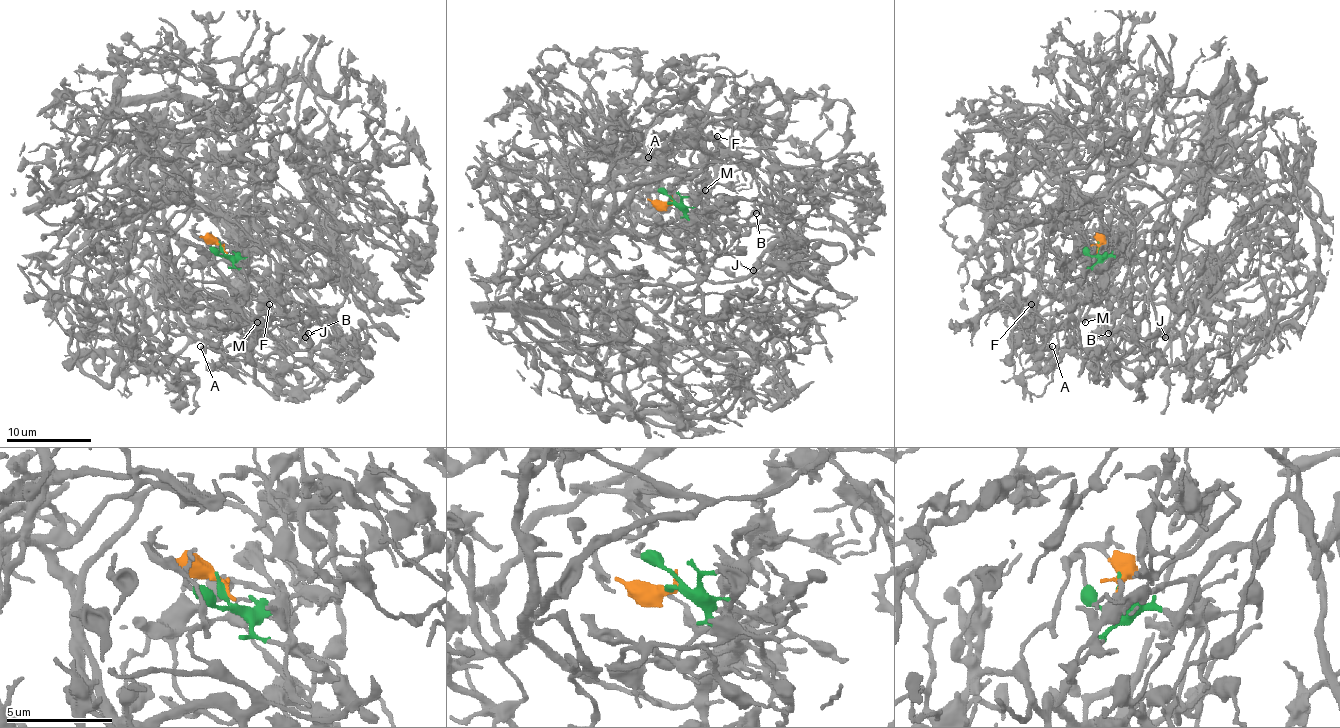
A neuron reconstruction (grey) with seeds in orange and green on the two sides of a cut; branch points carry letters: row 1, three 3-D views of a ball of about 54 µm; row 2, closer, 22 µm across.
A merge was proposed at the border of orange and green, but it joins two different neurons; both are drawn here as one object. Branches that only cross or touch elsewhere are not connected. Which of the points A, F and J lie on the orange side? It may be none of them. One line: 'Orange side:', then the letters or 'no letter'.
Orange side: A, F

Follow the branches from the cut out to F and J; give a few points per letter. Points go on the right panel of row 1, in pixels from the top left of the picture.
F: (1097, 248), (1099, 242), (1084, 231), (1072, 259), (1059, 274), (1070, 314), (1038, 348), (1031, 344), (1031, 303)
J: (1097, 248), (1123, 255), (1165, 212), (1180, 231), (1208, 197), (1178, 235), (1182, 329), (1146, 340), (1165, 337)

